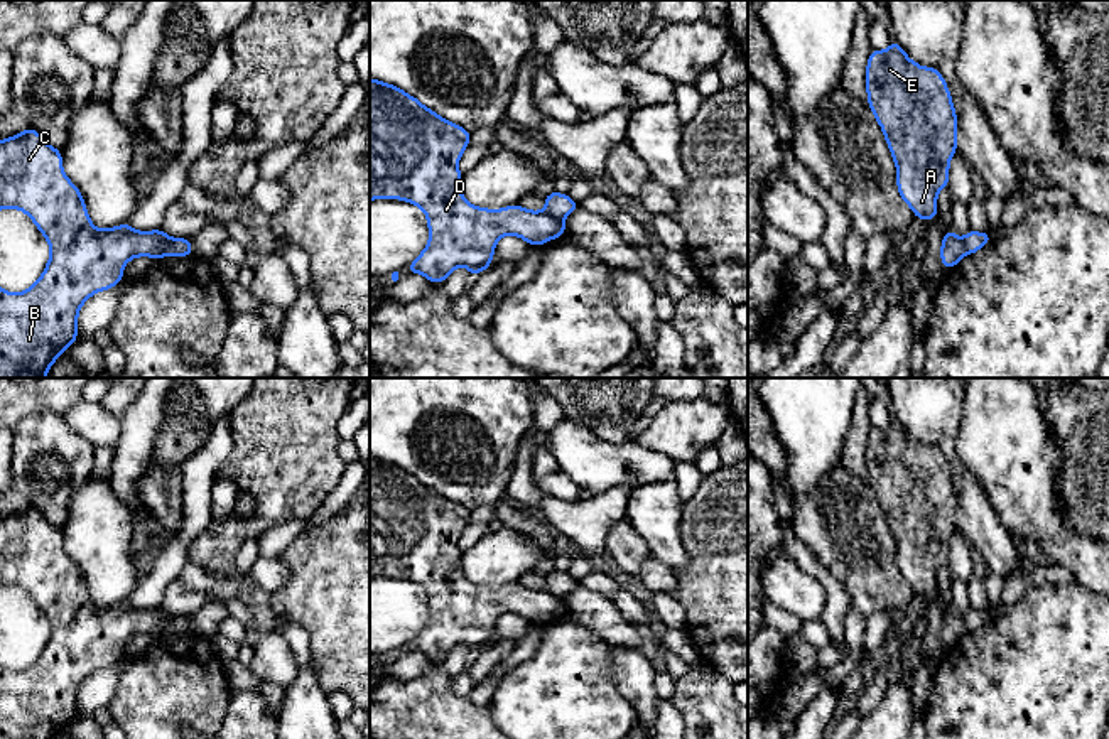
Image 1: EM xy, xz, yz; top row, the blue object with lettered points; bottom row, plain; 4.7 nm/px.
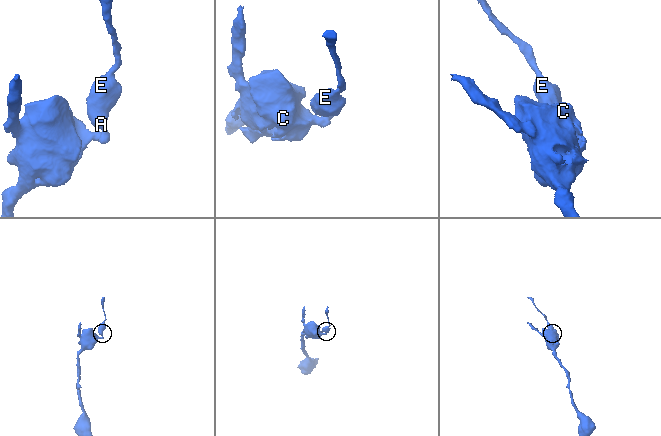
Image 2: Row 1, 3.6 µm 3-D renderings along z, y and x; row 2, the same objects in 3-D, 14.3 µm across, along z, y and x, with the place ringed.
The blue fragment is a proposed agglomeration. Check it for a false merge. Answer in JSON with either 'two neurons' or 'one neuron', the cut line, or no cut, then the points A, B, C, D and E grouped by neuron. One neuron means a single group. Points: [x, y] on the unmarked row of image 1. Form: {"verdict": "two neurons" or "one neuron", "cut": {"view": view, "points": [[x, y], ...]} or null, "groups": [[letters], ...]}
{"verdict": "two neurons", "cut": {"view": "xy", "points": [[173, 616], [166, 631]]}, "groups": [["A", "E"], ["B", "C", "D"]]}

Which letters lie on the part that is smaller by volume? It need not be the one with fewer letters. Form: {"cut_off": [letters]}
{"cut_off": ["A", "E"]}

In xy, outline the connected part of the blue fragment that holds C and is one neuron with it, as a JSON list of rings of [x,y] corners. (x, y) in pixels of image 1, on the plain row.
[[[25,506],[15,515],[0,518],[0,587],[24,589],[51,624],[49,639],[41,656],[25,670],[5,670],[0,665],[0,739],[56,739],[78,717],[78,692],[96,670],[108,668],[123,658],[123,645],[135,634],[159,638],[167,633],[172,619],[160,606],[135,609],[128,601],[111,607],[91,602],[79,567],[62,548],[61,528],[51,525],[39,510]]]

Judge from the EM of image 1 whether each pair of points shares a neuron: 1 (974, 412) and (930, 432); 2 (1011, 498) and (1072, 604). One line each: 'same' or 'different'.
1: different
2: different

